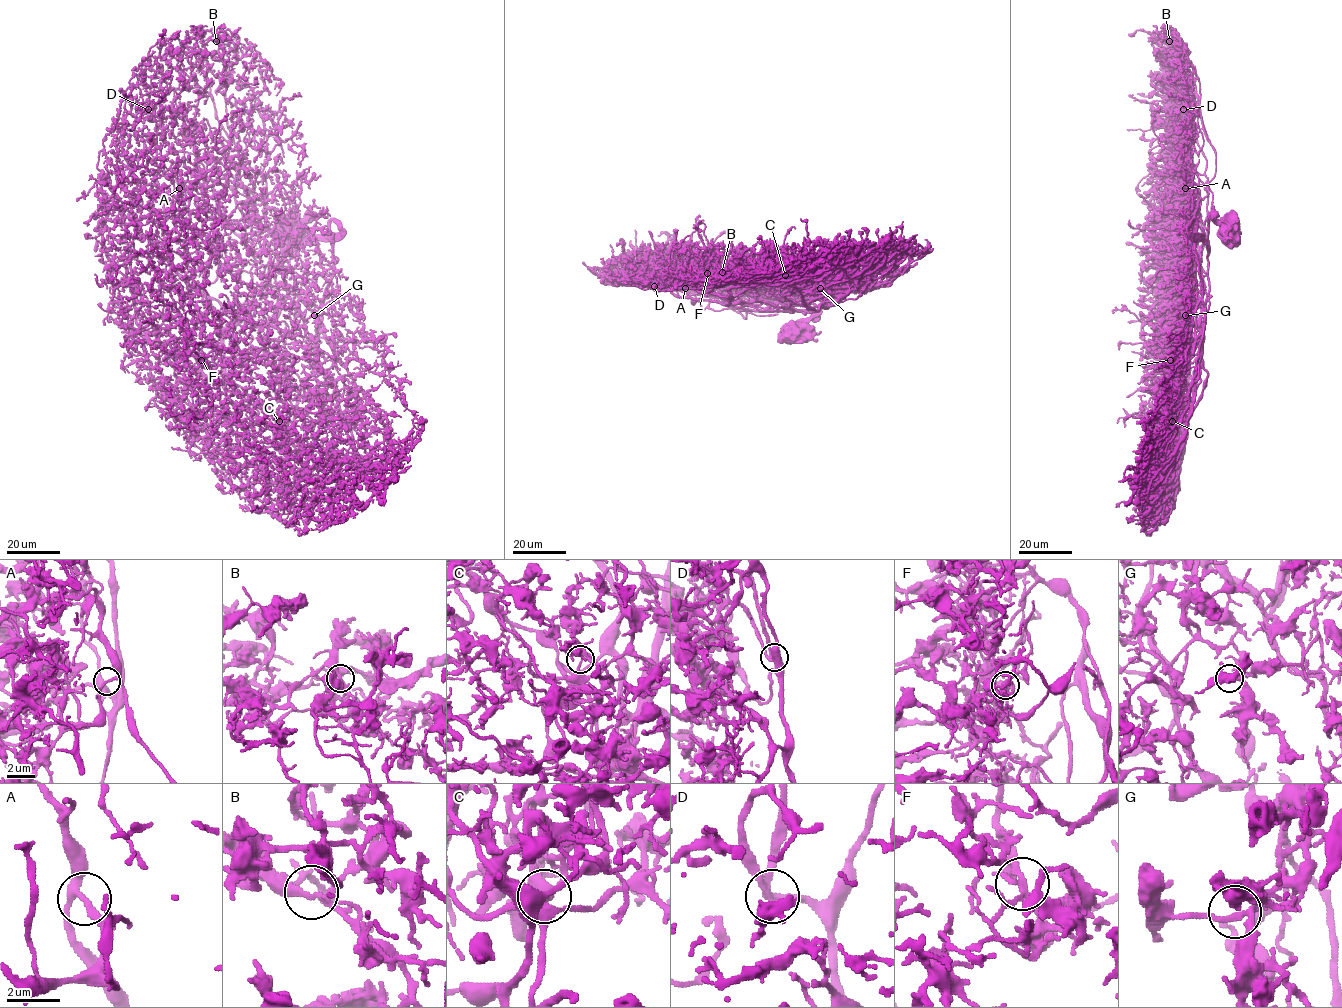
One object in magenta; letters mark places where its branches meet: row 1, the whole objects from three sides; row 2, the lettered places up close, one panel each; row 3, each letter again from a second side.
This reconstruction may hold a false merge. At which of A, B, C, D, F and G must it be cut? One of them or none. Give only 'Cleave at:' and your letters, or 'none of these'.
Cleave at: none of these

